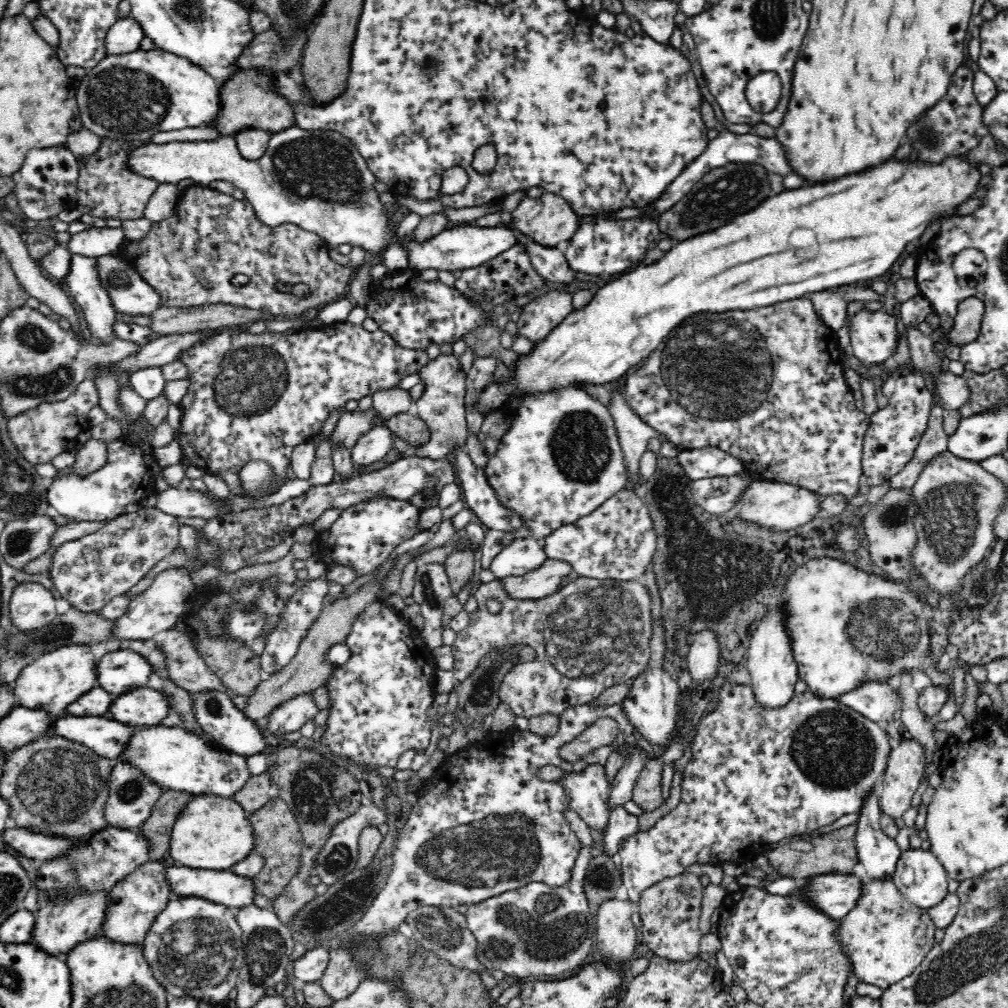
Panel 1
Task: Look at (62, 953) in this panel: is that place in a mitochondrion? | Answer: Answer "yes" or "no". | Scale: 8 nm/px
no

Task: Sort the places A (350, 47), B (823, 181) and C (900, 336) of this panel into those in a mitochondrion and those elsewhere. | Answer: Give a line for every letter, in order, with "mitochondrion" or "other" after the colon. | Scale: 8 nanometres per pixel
A: other
B: other
C: other

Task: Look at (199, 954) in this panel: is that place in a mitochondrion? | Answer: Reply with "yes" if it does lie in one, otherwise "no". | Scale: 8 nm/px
yes

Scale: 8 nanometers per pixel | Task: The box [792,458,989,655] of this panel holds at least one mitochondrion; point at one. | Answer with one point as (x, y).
(950, 522)

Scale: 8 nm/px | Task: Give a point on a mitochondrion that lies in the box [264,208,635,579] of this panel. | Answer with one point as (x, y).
(579, 445)

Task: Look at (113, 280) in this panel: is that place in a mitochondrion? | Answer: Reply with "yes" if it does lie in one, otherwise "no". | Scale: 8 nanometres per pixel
yes

